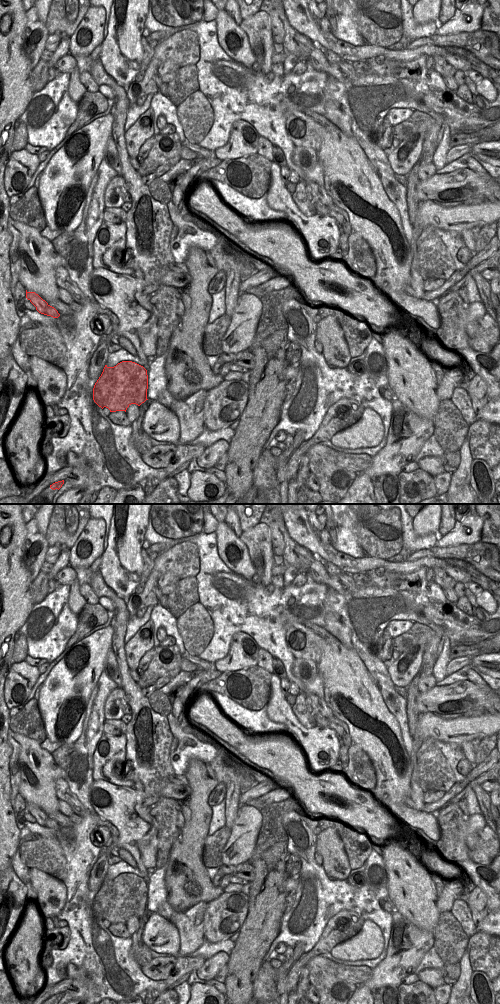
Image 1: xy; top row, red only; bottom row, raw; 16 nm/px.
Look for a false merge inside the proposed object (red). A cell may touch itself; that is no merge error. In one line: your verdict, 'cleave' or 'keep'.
cleave

